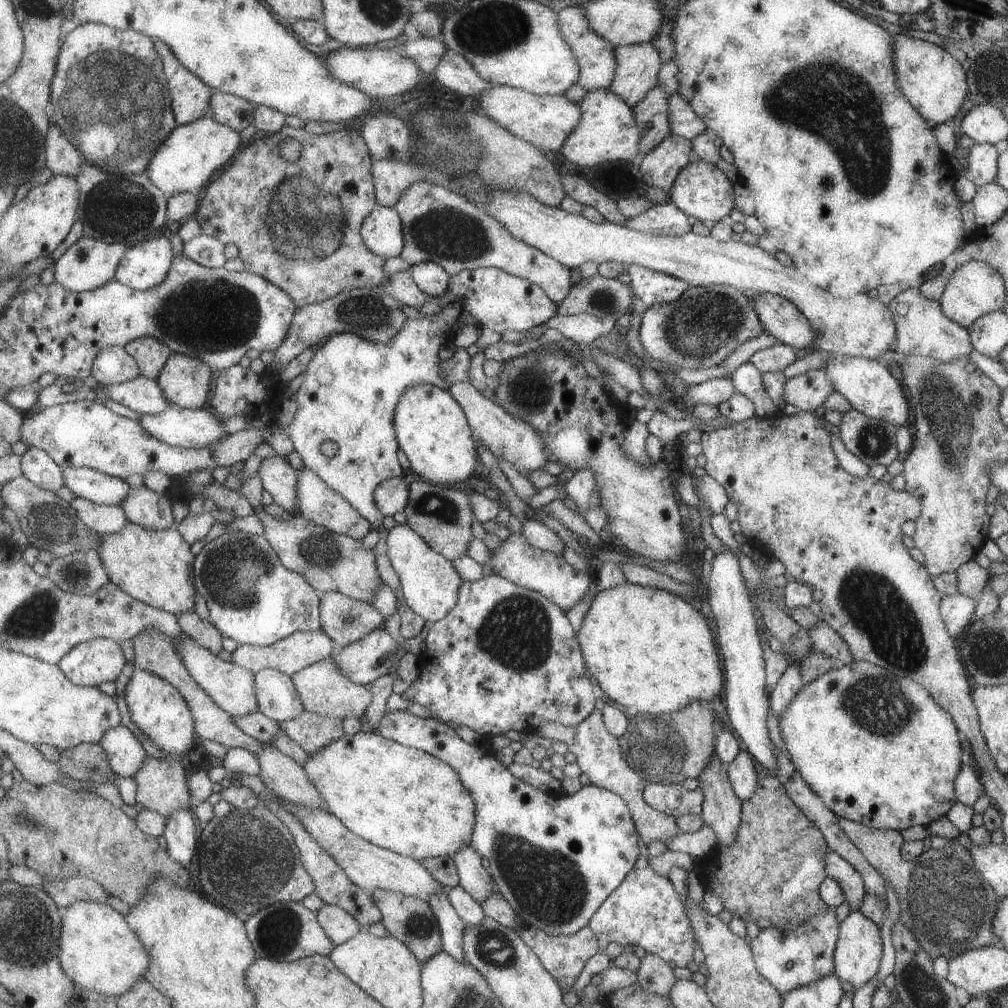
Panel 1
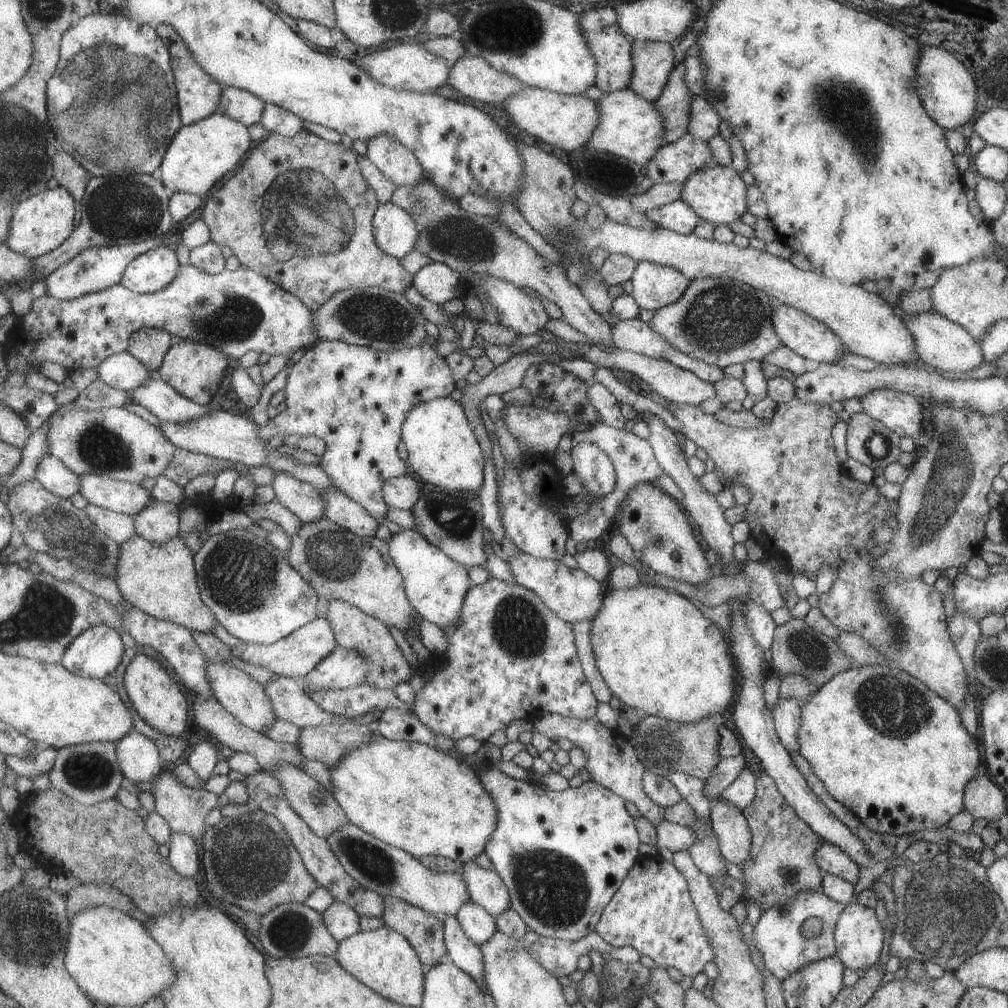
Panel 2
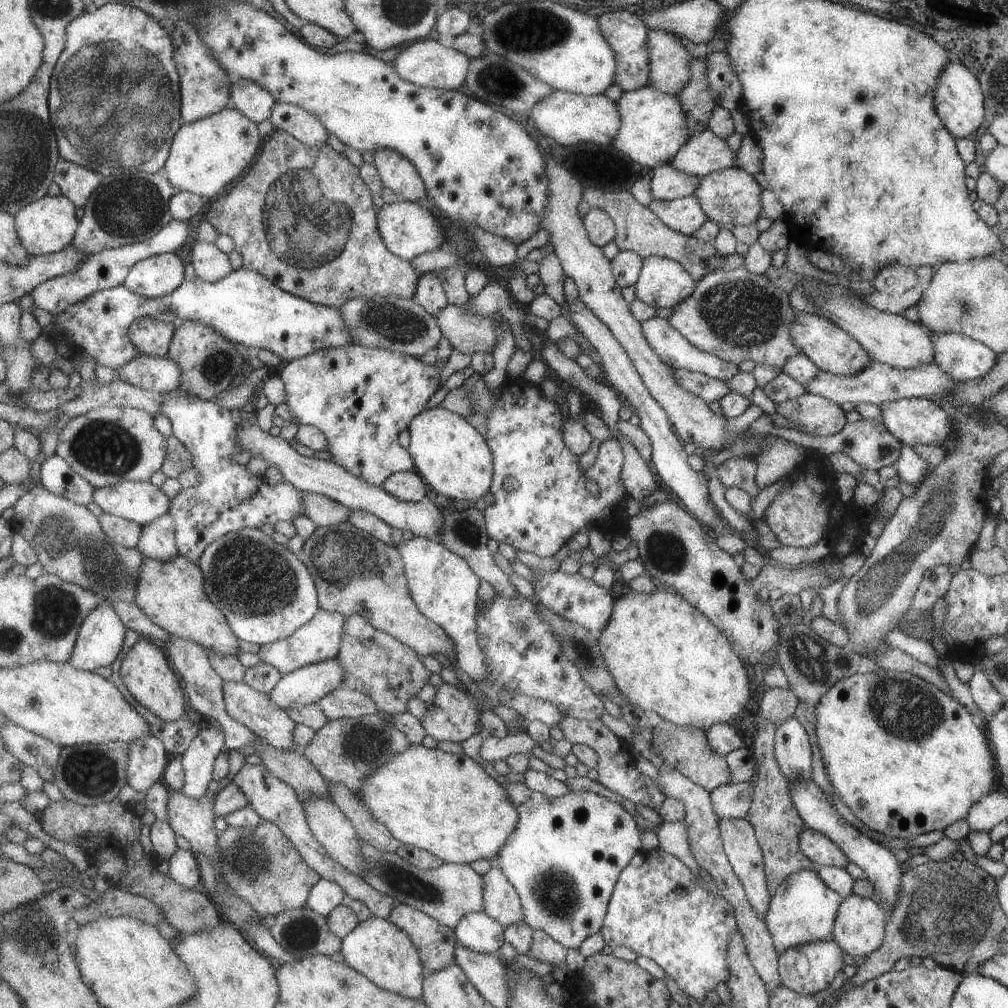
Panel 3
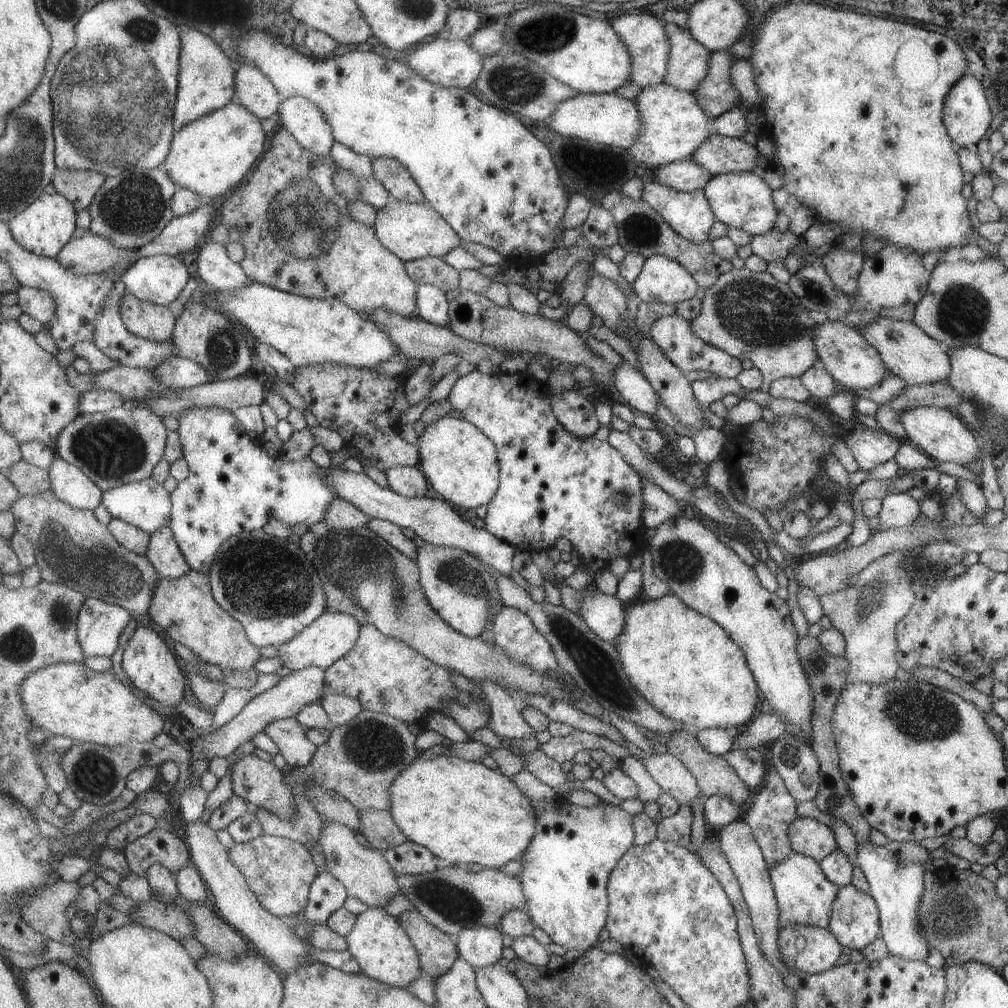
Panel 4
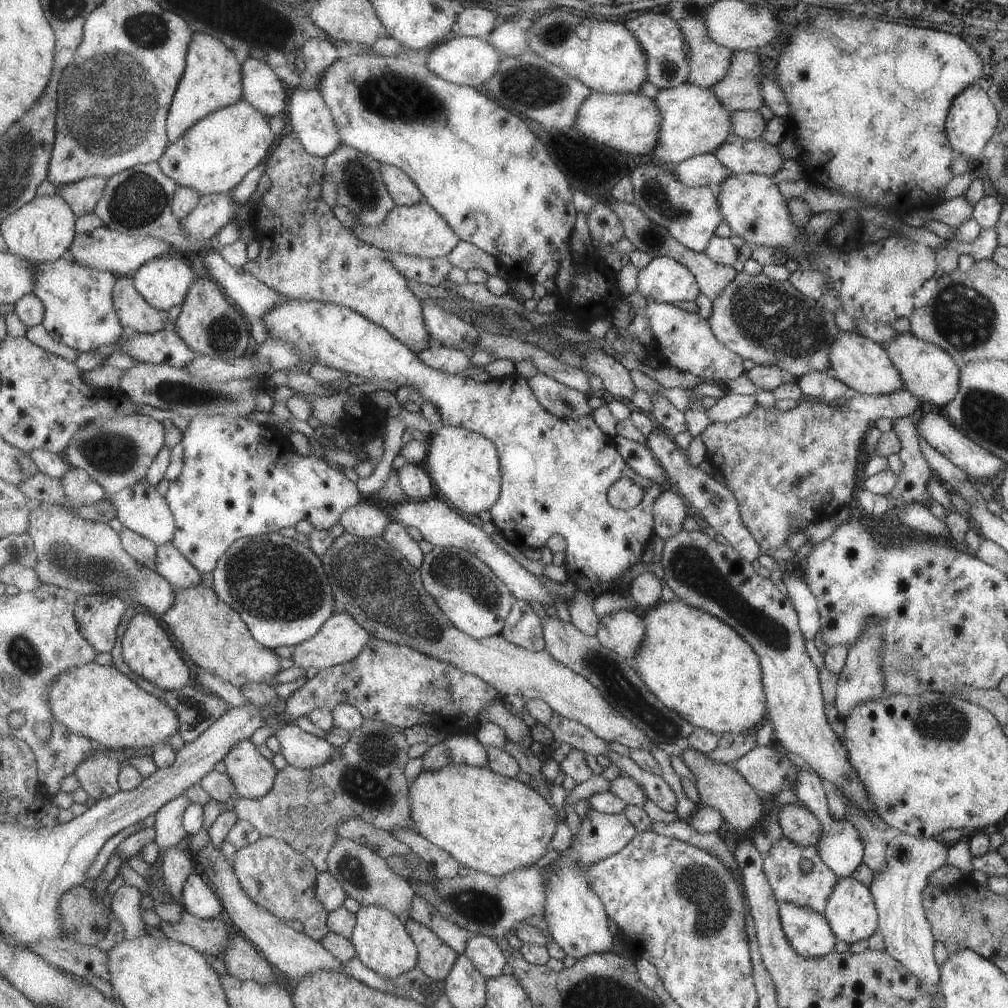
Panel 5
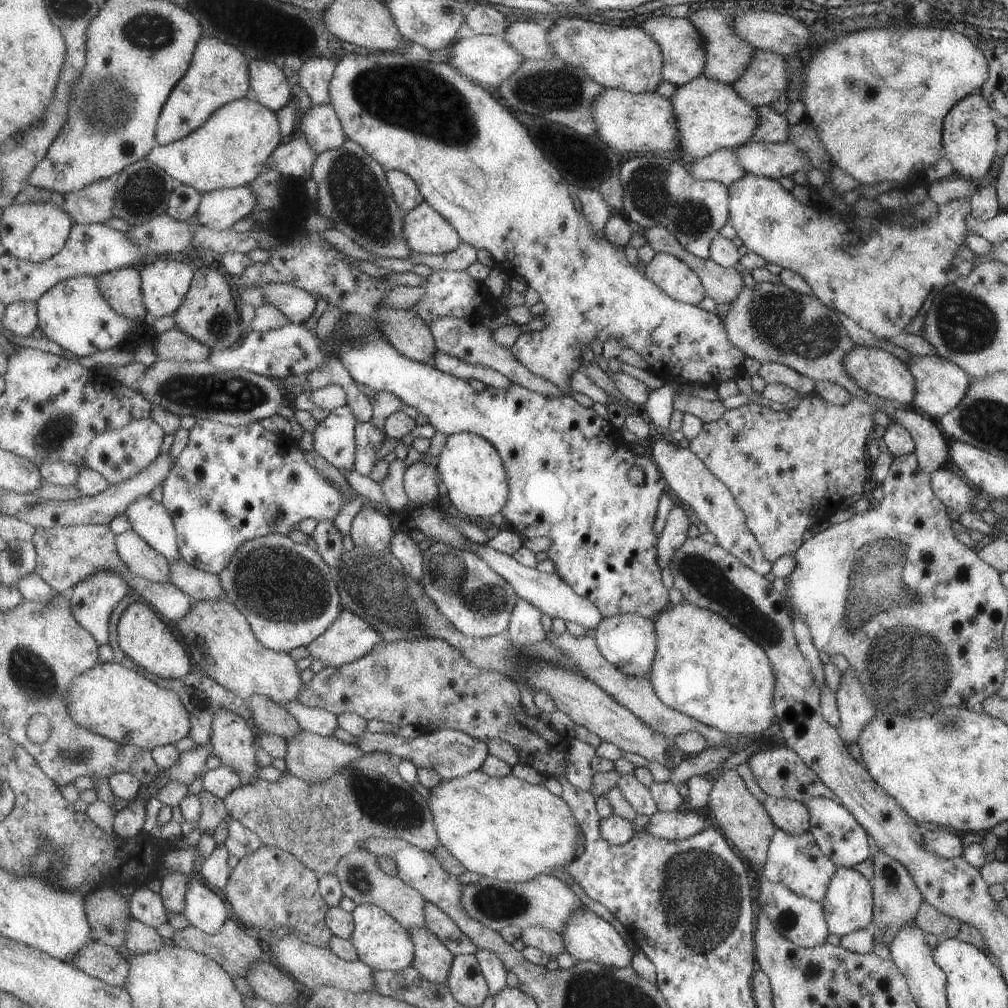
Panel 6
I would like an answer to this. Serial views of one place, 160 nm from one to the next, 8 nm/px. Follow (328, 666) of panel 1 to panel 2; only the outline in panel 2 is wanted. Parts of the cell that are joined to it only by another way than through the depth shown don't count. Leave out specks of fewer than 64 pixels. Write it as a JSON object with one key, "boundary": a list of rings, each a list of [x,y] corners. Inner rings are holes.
{"boundary":[[[367,683],[346,689],[313,689],[305,688],[310,697],[328,713],[355,718],[371,712],[373,708],[385,706],[404,710],[412,707],[395,697],[391,689],[380,689]]]}

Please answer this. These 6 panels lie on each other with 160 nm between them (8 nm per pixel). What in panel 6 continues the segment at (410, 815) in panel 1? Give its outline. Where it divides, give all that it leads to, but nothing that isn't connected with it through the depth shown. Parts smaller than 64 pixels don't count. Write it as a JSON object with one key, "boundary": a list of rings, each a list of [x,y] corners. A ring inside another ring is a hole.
{"boundary":[[[479,769],[462,777],[443,779],[429,791],[429,804],[441,845],[448,848],[475,877],[522,883],[538,874],[561,870],[575,858],[571,856],[581,839],[581,833],[577,833],[578,824],[567,803],[552,795],[543,784],[529,784],[513,775],[492,777]]]}

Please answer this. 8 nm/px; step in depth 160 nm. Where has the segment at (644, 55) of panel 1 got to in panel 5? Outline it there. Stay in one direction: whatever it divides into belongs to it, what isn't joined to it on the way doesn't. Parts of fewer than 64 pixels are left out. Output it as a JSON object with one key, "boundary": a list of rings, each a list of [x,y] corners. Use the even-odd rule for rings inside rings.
{"boundary":[[[697,12],[690,14],[686,19],[677,20],[676,28],[679,30],[688,51],[686,82],[701,89],[707,89],[715,85],[727,73],[733,51],[718,46],[707,37],[702,16]]]}

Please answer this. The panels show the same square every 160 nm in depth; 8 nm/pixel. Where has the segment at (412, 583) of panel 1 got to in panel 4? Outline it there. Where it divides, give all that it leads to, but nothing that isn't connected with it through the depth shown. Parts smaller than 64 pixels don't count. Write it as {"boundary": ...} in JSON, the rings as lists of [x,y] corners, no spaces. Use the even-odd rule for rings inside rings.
{"boundary":[[[425,543],[417,549],[415,562],[427,600],[443,620],[469,638],[481,637],[490,616],[498,615],[504,607],[496,576],[488,571],[479,557],[447,545]],[[493,607],[498,610],[493,611]],[[494,680],[479,684],[490,705],[490,724],[498,736],[513,741],[535,739],[535,729],[527,722],[522,710],[517,708],[511,695]]]}

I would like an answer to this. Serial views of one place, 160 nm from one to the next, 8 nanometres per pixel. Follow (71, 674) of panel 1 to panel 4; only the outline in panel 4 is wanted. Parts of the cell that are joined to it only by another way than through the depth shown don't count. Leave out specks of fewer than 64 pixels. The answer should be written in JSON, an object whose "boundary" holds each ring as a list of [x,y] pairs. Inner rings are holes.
{"boundary":[[[87,599],[86,604],[80,610],[78,622],[78,635],[83,652],[87,658],[91,656],[107,656],[111,658],[119,648],[121,635],[129,626],[133,613],[126,608],[101,599]]]}

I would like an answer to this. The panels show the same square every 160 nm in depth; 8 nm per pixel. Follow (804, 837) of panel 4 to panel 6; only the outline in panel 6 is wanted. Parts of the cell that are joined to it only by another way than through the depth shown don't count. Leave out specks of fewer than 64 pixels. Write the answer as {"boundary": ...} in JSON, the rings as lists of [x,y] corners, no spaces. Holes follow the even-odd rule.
{"boundary":[[[767,796],[761,804],[777,829],[790,835],[800,835],[809,830],[810,814],[804,803]]]}

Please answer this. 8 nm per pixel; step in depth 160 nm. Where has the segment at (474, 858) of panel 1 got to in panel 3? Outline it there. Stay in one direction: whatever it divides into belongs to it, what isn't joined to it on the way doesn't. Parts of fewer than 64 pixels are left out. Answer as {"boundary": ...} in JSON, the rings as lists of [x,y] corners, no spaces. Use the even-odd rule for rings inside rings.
{"boundary":[[[493,864],[482,877],[486,913],[505,928],[525,921],[521,897],[513,883],[504,875],[503,869]]]}

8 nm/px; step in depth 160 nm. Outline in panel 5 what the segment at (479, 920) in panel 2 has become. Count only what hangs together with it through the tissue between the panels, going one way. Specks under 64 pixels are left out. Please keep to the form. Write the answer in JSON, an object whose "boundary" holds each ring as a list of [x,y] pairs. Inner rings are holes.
{"boundary":[[[474,934],[473,938],[467,942],[467,950],[464,954],[471,958],[471,962],[487,980],[502,976],[503,968],[505,964],[508,964],[497,939],[488,935]]]}

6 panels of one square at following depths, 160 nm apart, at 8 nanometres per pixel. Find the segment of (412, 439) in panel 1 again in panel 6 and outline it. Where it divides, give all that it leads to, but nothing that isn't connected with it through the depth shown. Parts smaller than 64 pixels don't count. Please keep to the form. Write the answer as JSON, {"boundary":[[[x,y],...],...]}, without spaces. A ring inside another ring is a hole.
{"boundary":[[[475,433],[452,434],[447,436],[435,461],[453,507],[471,518],[487,518],[502,512],[509,498],[509,477],[502,454],[490,440]]]}

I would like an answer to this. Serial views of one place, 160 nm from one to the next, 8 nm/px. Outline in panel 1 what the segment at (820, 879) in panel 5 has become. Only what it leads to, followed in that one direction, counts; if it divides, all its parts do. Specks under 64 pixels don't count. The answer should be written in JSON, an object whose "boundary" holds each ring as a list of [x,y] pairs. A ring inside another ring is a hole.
{"boundary":[[[826,908],[823,913],[809,917],[809,920],[791,928],[787,934],[781,933],[776,927],[759,930],[750,943],[755,968],[780,995],[810,985],[834,972],[833,953],[838,939],[838,924],[833,909]]]}

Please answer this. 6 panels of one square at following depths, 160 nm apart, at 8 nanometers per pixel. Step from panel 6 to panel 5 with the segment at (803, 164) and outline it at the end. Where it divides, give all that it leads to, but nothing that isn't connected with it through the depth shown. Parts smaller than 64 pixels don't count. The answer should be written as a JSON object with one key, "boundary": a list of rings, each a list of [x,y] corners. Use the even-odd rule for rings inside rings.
{"boundary":[[[731,137],[712,152],[716,160],[731,175],[756,173],[772,177],[782,165],[778,148],[760,139],[739,139]]]}

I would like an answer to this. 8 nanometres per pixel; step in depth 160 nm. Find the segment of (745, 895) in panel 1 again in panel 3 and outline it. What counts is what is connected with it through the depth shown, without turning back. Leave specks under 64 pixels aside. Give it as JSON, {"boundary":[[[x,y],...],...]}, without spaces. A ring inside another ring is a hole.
{"boundary":[[[761,715],[754,719],[756,733],[754,734],[754,761],[757,767],[757,780],[754,784],[754,793],[751,806],[747,810],[745,820],[753,827],[762,857],[764,860],[764,877],[767,892],[772,896],[777,887],[791,873],[805,869],[815,874],[818,865],[812,863],[799,850],[799,833],[805,828],[799,813],[793,806],[786,778],[781,774],[774,757],[774,732],[776,726]]]}

